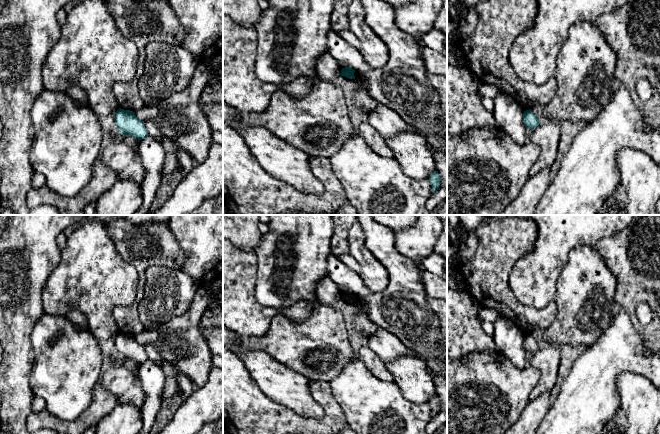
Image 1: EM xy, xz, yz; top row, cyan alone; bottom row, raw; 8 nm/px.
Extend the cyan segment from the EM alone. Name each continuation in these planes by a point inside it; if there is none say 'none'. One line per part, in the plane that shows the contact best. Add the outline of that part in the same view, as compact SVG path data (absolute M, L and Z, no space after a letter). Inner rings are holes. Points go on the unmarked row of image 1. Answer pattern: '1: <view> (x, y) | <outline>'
none

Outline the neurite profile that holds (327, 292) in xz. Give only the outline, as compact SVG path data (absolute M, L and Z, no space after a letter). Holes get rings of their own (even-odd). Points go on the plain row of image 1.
M328 276L317 283L317 304L334 306L334 303L340 299L341 294L340 288Z

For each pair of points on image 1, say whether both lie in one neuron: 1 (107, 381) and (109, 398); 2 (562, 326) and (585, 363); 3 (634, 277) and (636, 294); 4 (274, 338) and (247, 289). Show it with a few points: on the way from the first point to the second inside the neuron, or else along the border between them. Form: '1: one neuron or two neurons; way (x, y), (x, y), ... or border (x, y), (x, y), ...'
1: two neurons; border (99, 383), (115, 395), (117, 402)
2: two neurons; border (603, 332), (585, 348)
3: one neuron; way (636, 281), (636, 290)
4: two neurons; border (290, 318), (276, 314), (264, 334), (246, 336)

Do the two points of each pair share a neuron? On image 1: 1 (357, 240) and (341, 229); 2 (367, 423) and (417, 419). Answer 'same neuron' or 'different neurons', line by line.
1: different neurons
2: same neuron

